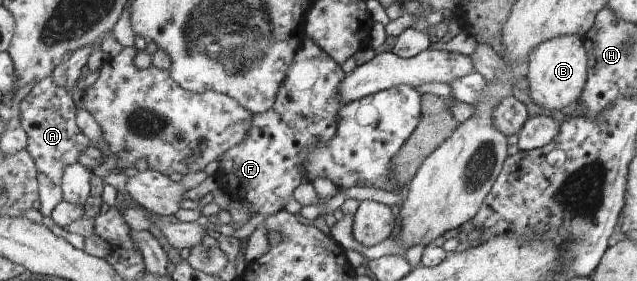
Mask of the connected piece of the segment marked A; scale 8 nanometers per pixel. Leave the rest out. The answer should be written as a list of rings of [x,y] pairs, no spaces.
[[[52,76],[39,81],[20,103],[20,122],[28,134],[28,153],[39,169],[39,211],[43,218],[51,217],[52,211],[62,203],[62,177],[68,165],[76,163],[83,151],[91,145],[88,137],[76,123],[78,107],[71,92],[56,85]]]

